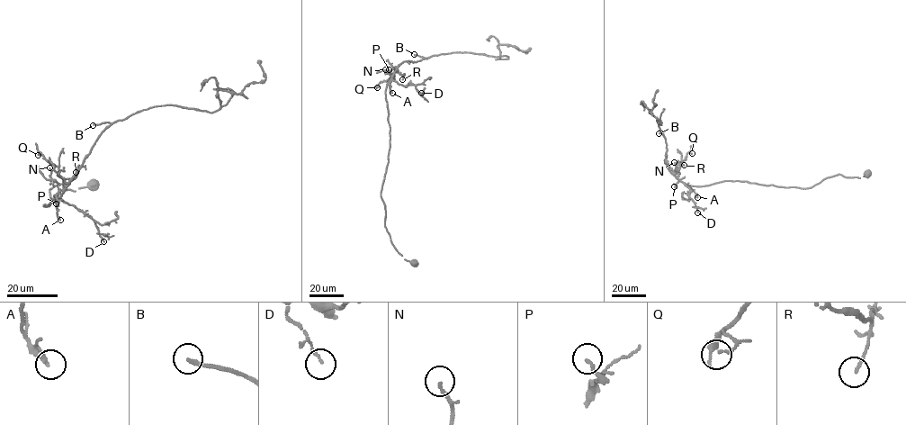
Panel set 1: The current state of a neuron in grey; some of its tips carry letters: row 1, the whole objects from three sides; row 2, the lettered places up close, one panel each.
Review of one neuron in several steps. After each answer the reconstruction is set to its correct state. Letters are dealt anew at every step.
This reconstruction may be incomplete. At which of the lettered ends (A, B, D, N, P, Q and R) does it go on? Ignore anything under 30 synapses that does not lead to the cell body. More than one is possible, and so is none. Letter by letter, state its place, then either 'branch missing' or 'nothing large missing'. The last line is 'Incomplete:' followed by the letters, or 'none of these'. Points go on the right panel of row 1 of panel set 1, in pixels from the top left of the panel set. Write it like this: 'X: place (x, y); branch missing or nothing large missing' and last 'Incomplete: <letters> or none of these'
A: place (697, 197); nothing large missing
B: place (659, 133); branch missing
D: place (697, 212); nothing large missing
N: place (674, 162); nothing large missing
P: place (674, 186); nothing large missing
Q: place (692, 153); nothing large missing
R: place (684, 165); nothing large missing
Incomplete: B

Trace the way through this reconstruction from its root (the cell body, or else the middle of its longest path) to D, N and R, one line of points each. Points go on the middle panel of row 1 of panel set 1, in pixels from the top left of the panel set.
D: (414, 263), (405, 260), (391, 242), (381, 192), (390, 146), (386, 85), (394, 80), (414, 85), (421, 93)
N: (414, 263), (397, 250), (385, 225), (381, 192), (390, 146), (385, 90), (394, 73), (385, 69)
R: (414, 263), (405, 260), (391, 242), (381, 194), (390, 146), (385, 90), (394, 72), (403, 76), (402, 79)

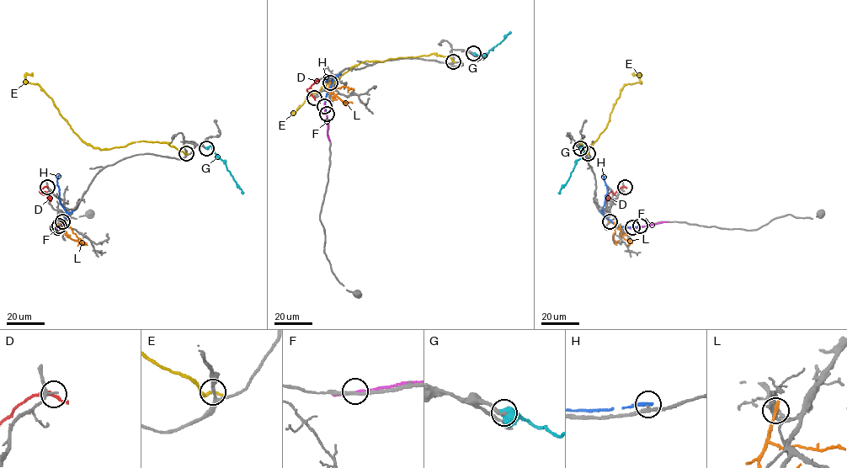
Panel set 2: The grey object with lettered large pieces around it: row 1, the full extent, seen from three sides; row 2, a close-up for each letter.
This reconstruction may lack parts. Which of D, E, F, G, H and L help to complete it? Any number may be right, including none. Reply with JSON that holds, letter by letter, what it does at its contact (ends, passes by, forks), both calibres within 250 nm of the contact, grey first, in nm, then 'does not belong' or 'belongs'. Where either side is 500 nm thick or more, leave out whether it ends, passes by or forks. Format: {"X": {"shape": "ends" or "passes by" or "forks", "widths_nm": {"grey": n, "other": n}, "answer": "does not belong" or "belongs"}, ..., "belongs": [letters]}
{"D": {"shape": "passes by", "widths_nm": {"grey": 180, "other": 200}, "answer": "does not belong"}, "E": {"shape": "ends", "widths_nm": {"grey": 190, "other": 240}, "answer": "does not belong"}, "F": {"shape": "passes by", "widths_nm": {"grey": 190, "other": 190}, "answer": "does not belong"}, "G": {"widths_nm": {"grey": 280, "other": 700}, "answer": "does not belong"}, "H": {"shape": "ends", "widths_nm": {"grey": 170, "other": 200}, "answer": "does not belong"}, "L": {"shape": "ends", "widths_nm": {"grey": 360, "other": 320}, "answer": "does not belong"}, "belongs": []}

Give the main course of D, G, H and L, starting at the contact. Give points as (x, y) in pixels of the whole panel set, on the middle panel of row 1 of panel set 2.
D: (314, 98), (306, 90), (317, 80)
G: (473, 53), (483, 56), (510, 32)
H: (327, 114), (325, 98), (333, 77), (326, 78), (326, 81), (324, 77), (327, 75)
L: (330, 82), (329, 93), (344, 102), (352, 103)

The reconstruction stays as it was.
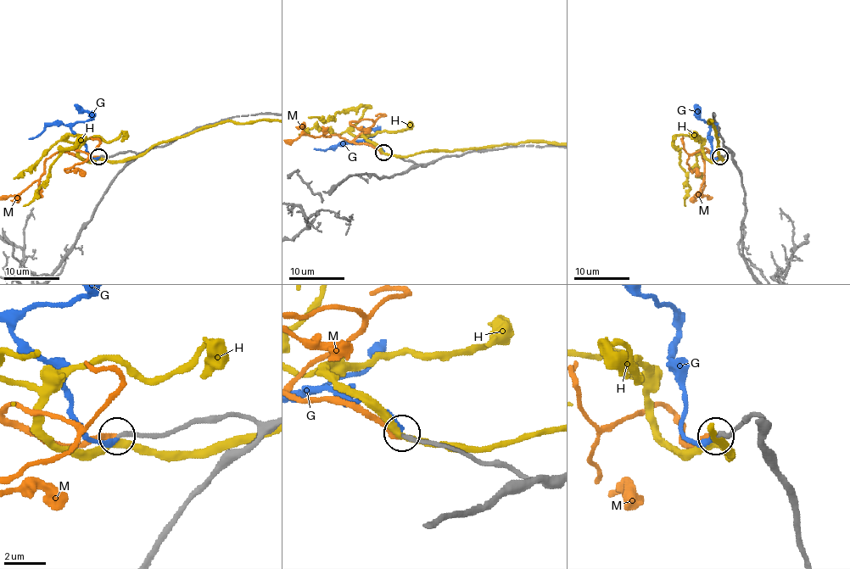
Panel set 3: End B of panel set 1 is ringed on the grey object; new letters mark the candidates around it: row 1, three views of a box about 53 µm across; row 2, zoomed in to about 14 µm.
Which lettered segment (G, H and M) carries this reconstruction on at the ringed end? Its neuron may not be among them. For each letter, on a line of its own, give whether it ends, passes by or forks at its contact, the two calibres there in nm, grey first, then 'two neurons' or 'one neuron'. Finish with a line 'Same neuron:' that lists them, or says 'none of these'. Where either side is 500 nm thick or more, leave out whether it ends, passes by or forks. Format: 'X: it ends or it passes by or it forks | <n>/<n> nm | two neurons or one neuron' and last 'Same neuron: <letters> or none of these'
G: it ends | 200/240 nm | one neuron
H: it passes by | 220/300 nm | two neurons
M: it ends | 200/220 nm | two neurons
Same neuron: G

